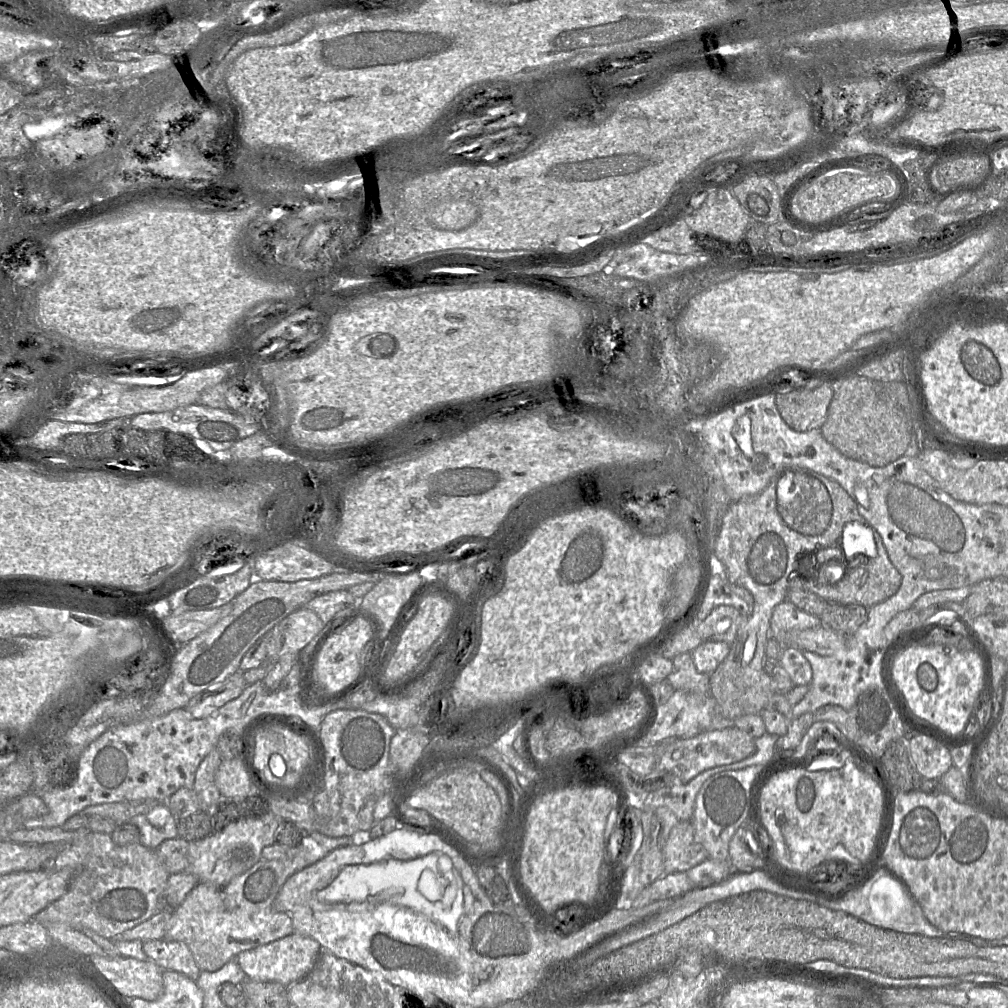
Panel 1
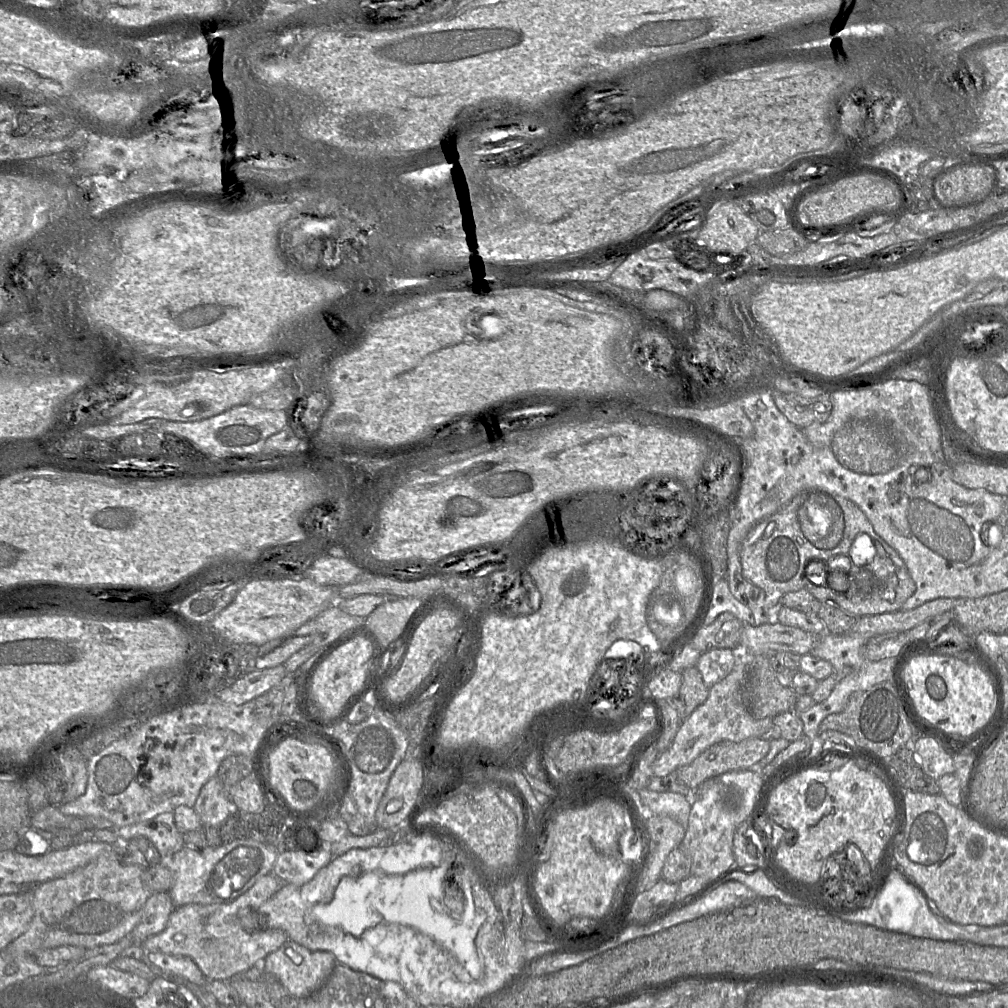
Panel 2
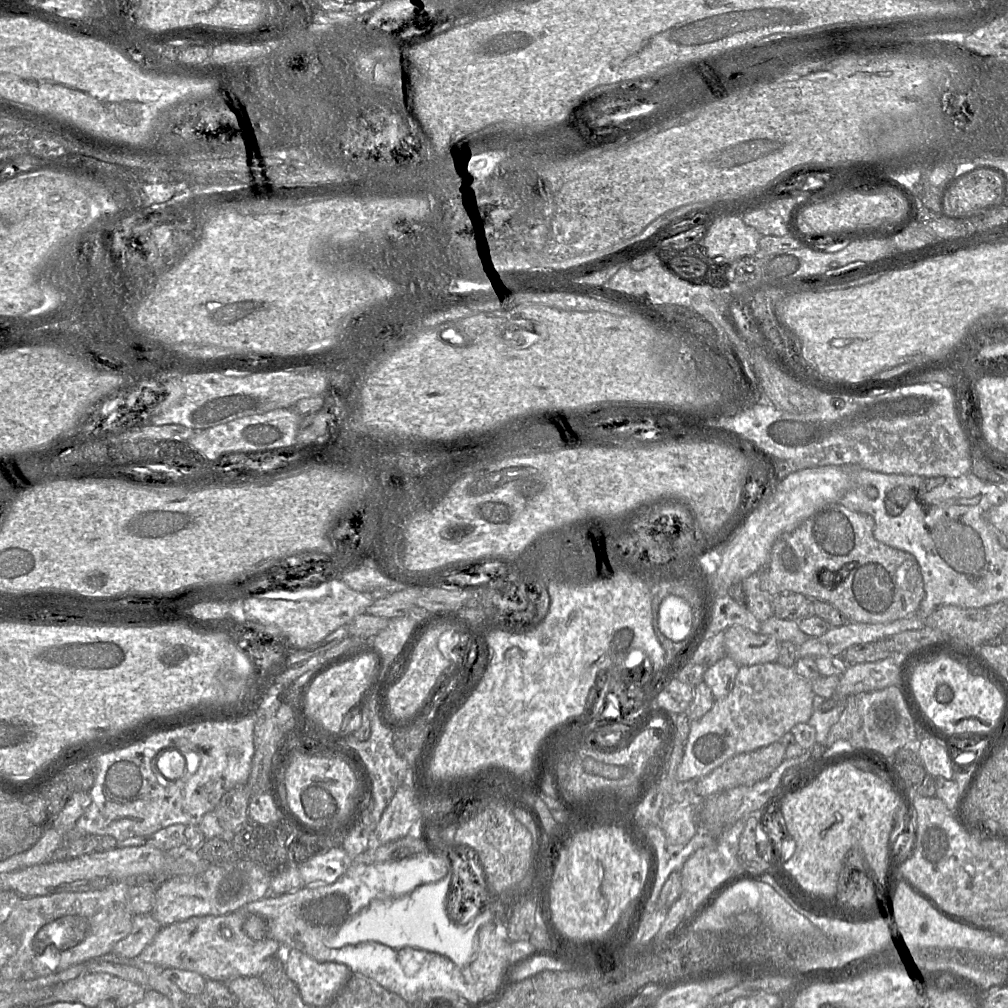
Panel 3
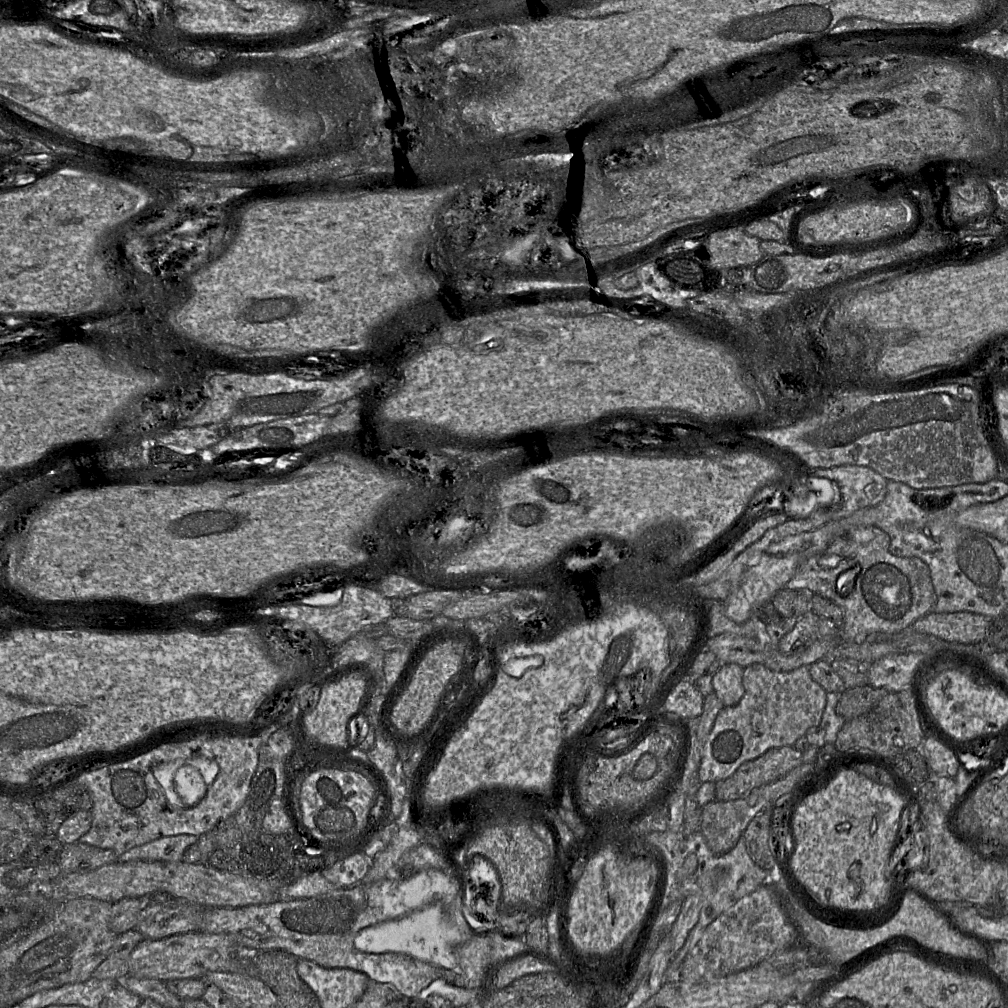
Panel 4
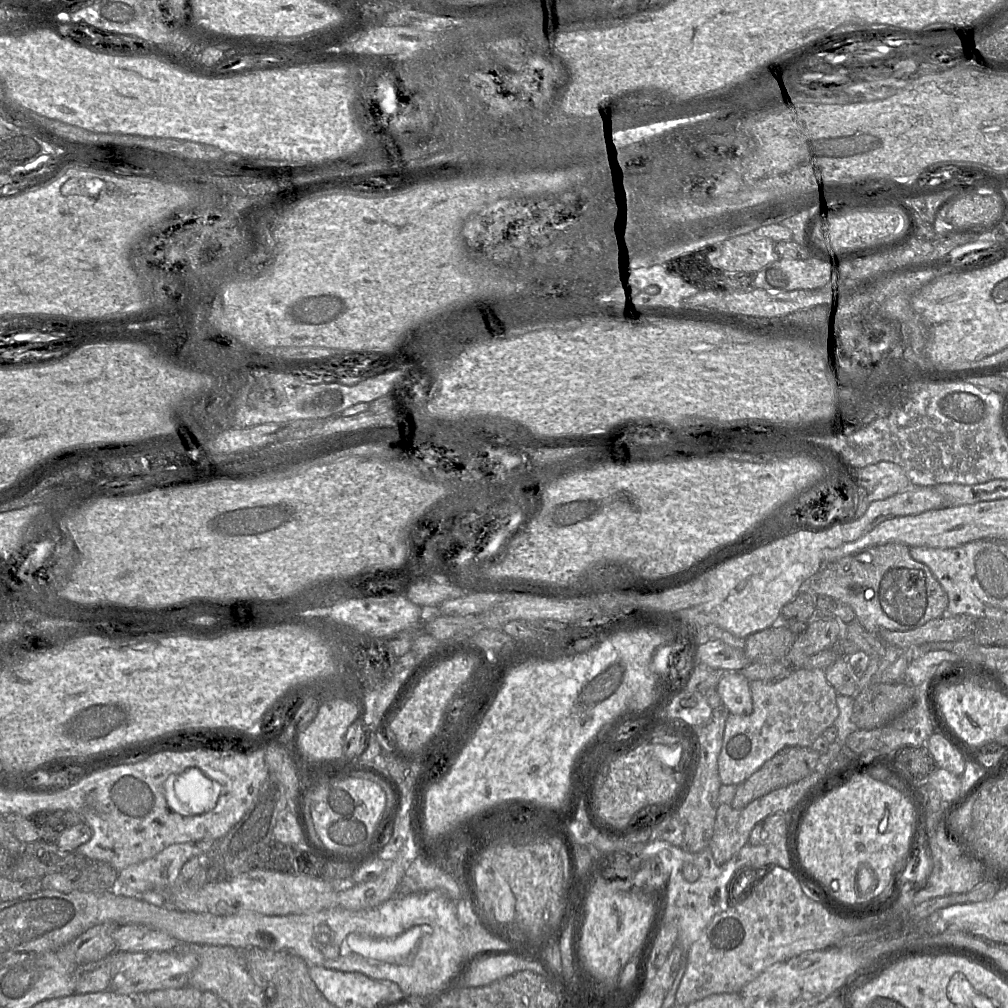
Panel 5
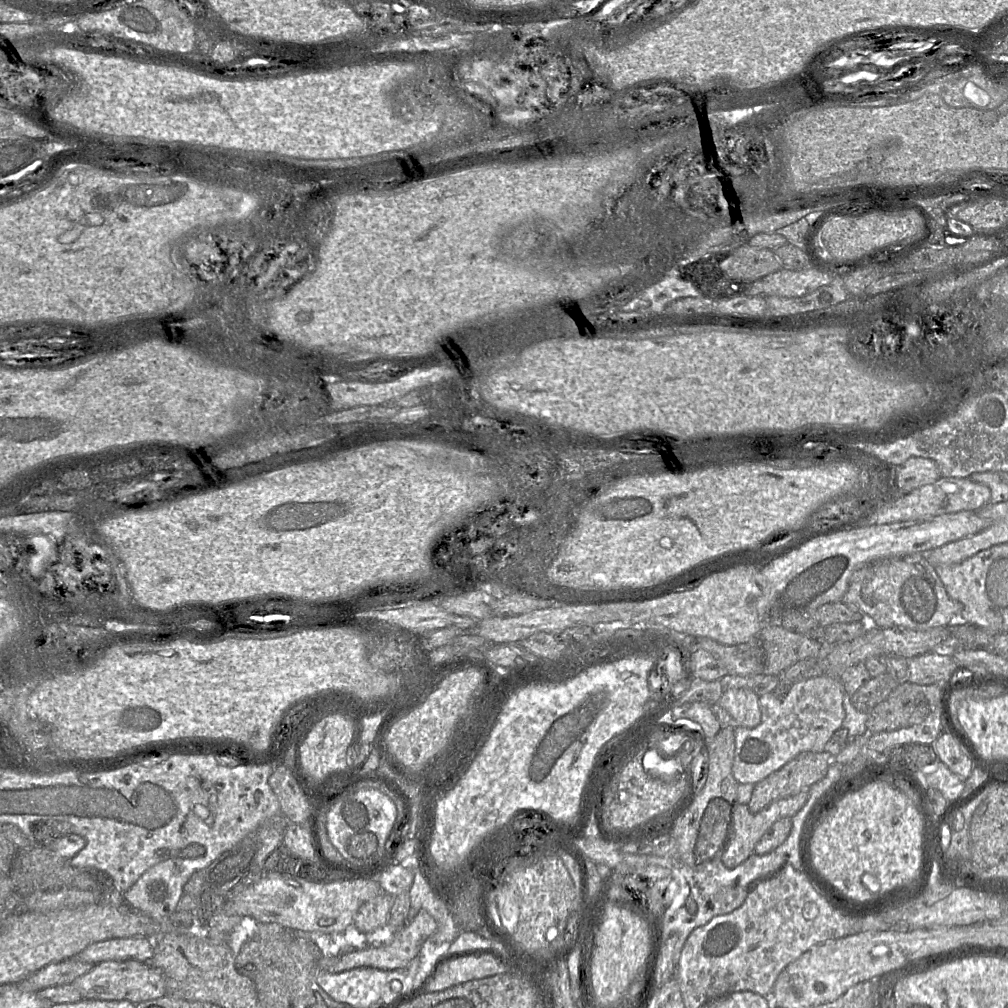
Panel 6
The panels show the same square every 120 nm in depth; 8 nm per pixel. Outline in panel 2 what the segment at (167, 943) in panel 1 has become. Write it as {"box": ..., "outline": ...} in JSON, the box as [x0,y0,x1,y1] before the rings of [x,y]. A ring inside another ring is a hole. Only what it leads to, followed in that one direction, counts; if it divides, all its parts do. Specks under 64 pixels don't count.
{"box":[147,952,206,985],"outline":[[[147,952],[149,961],[159,967],[164,974],[183,978],[193,985],[205,985],[206,978],[197,964],[189,957]]]}

